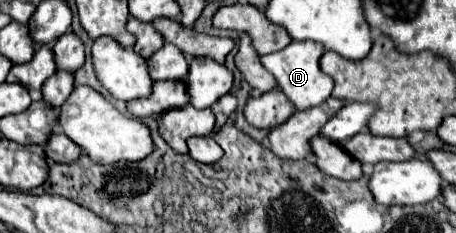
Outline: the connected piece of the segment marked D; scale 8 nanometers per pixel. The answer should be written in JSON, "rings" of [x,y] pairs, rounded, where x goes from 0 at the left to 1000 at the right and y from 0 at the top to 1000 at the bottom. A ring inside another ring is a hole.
{"rings":[[[640,176],[618,219],[570,245],[570,270],[601,322],[601,339],[610,356],[610,382],[636,425],[636,442],[649,476],[693,459],[728,408],[732,348],[715,313],[706,313],[706,296],[697,288],[697,262],[702,262],[706,227],[711,227],[711,202],[689,185],[689,176],[654,176],[654,185]]]}

